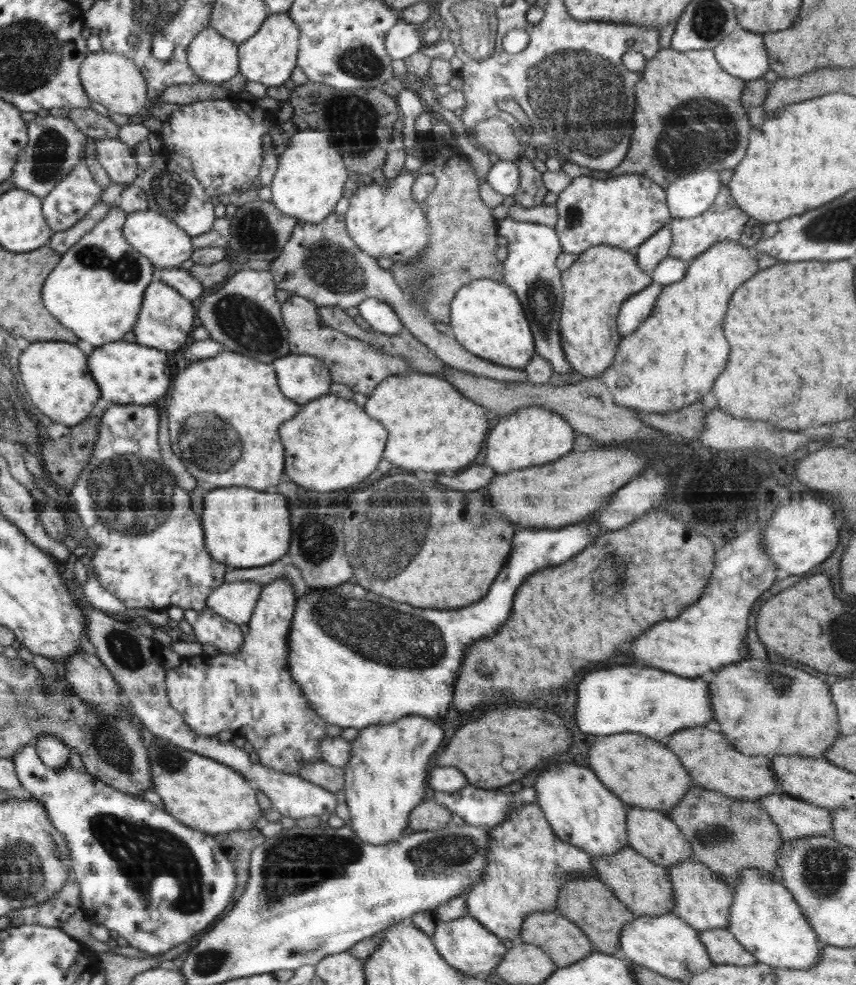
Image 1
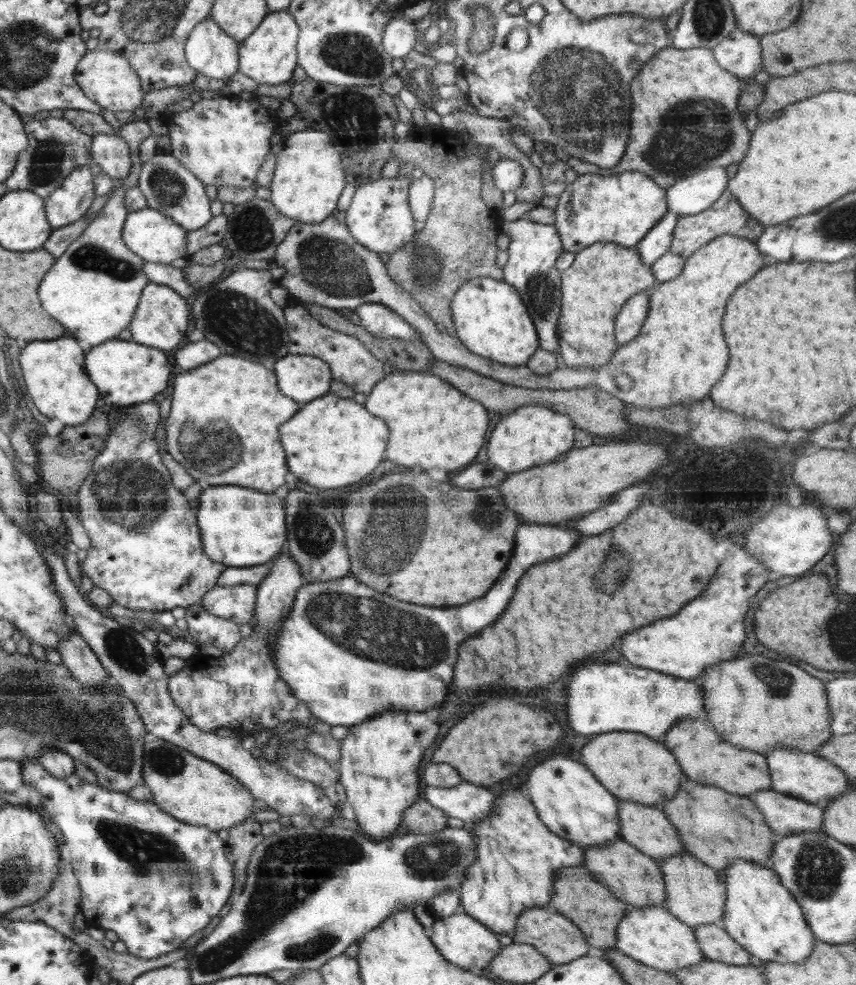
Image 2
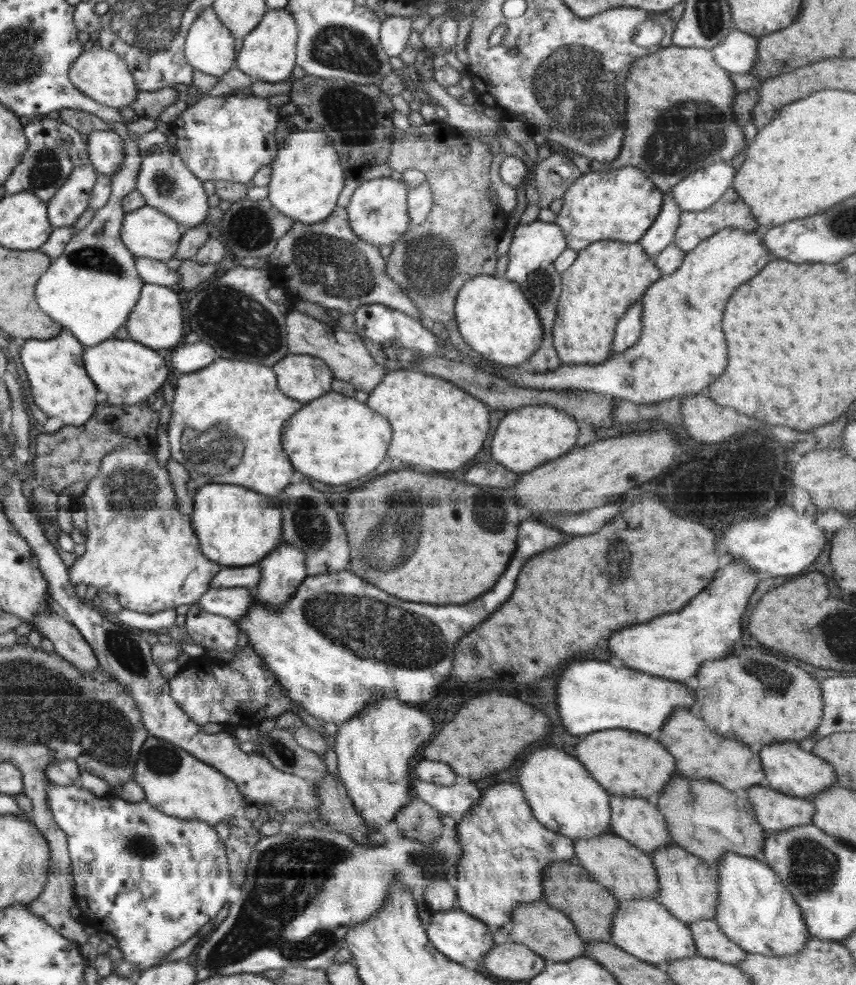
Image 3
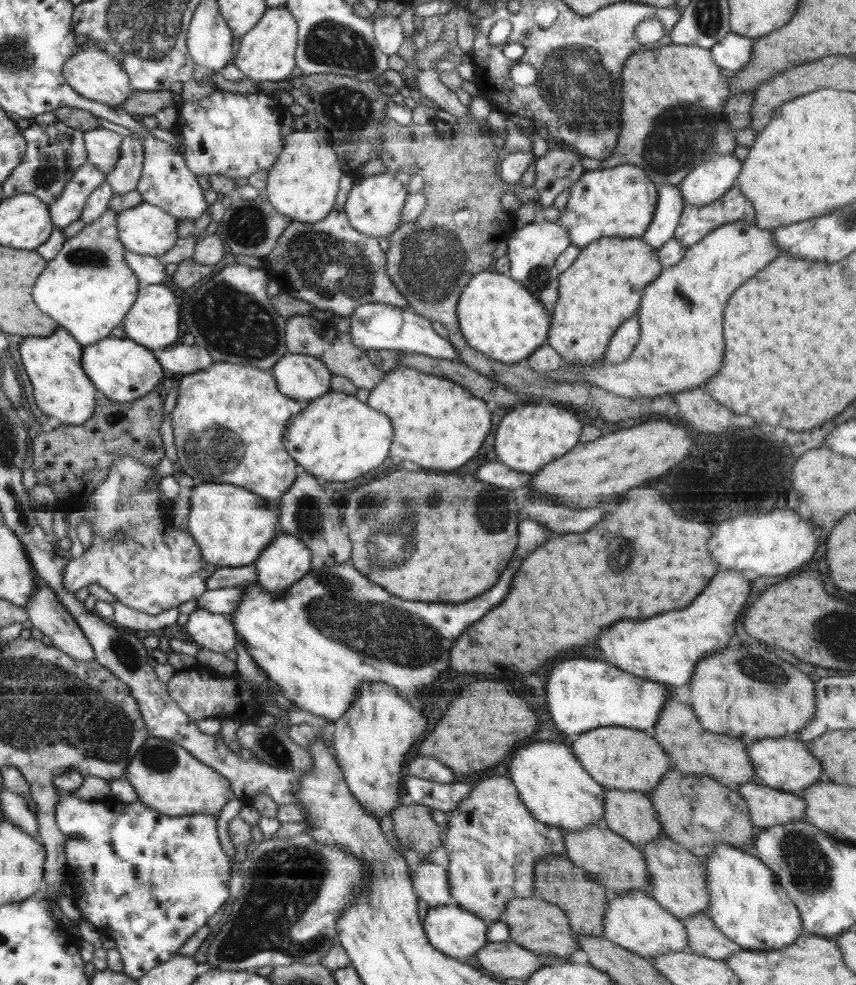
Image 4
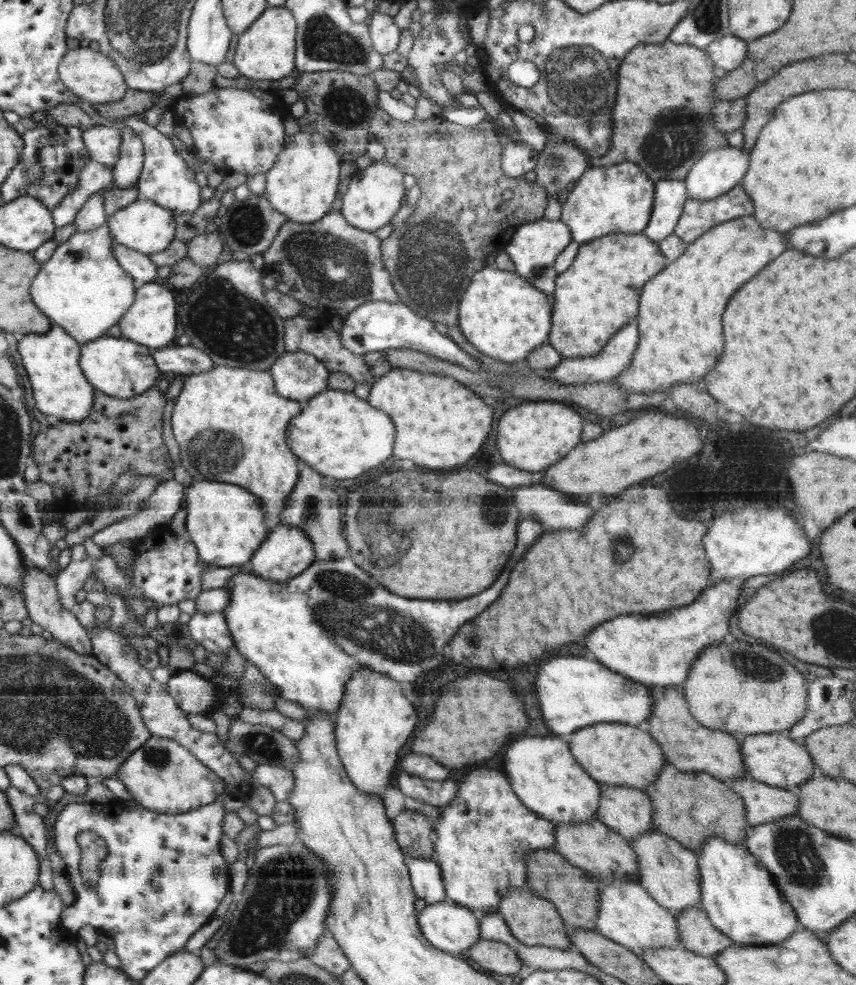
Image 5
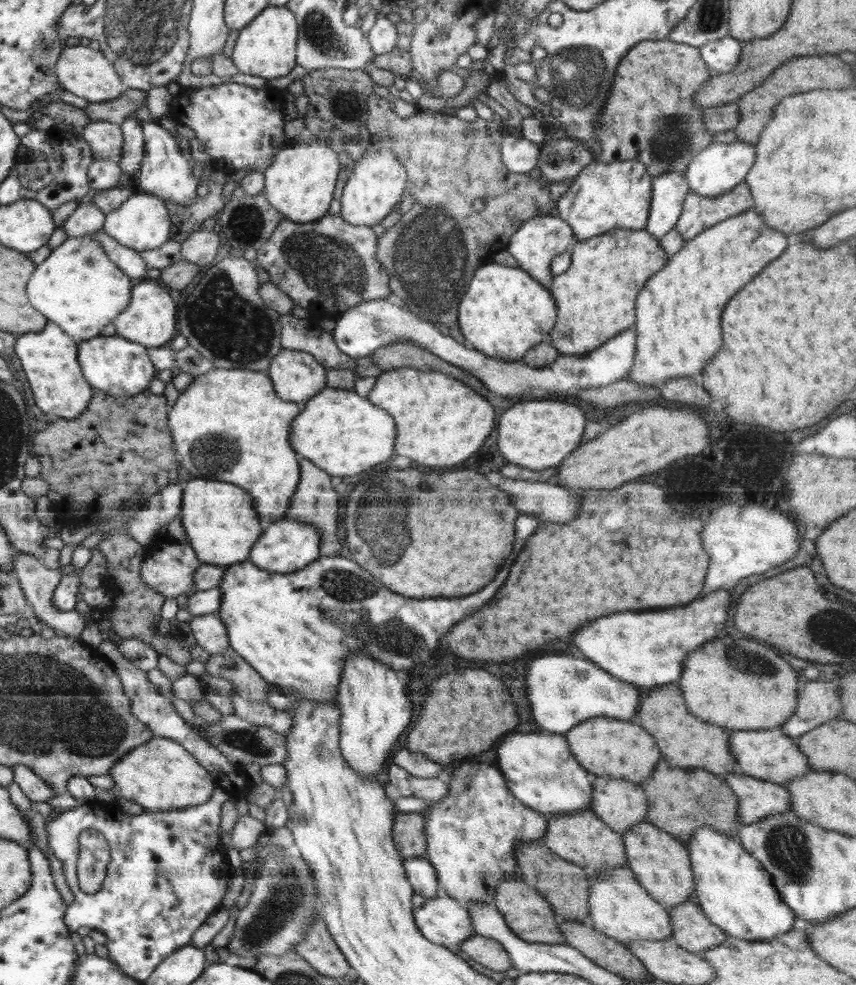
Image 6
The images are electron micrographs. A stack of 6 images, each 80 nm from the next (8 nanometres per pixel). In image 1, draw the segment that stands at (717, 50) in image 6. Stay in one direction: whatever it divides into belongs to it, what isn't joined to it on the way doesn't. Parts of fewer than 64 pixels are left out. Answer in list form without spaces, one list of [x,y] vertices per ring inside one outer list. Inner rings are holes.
[[[736,28],[713,49],[718,65],[742,80],[763,78],[770,71],[764,41],[760,33]]]

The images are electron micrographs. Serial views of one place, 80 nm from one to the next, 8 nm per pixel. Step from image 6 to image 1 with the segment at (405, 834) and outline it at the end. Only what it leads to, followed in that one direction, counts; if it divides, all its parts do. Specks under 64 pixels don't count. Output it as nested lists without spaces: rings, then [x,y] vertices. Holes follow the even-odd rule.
[[[422,801],[409,816],[408,829],[413,832],[433,831],[446,826],[452,814],[436,801]]]

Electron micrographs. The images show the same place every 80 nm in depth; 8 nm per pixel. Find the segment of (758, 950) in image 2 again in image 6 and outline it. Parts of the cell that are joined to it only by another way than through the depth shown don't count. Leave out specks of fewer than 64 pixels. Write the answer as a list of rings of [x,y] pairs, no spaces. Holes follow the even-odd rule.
[[[711,826],[697,828],[685,844],[689,852],[694,875],[695,900],[714,926],[720,927],[727,935],[742,940],[769,940],[779,934],[790,932],[798,926],[795,912],[783,901],[782,895],[773,883],[772,875],[741,845],[735,835],[724,834]]]

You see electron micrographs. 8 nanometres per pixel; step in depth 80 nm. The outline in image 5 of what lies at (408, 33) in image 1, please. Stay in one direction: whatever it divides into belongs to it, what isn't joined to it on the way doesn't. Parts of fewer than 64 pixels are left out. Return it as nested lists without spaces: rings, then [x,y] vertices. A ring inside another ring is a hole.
[[[376,11],[370,14],[367,23],[372,46],[378,54],[384,56],[397,50],[401,28],[394,23],[393,17]]]

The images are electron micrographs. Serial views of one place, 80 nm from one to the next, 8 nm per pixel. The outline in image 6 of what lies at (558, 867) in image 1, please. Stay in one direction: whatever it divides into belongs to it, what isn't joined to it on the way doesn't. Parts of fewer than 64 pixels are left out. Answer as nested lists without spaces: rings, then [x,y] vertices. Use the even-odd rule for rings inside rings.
[[[463,760],[462,763],[458,763],[452,772],[452,775],[445,776],[448,780],[449,791],[446,797],[441,802],[430,802],[430,809],[423,814],[425,818],[425,835],[427,836],[427,858],[432,866],[435,868],[437,879],[440,884],[446,888],[446,894],[458,901],[462,907],[468,908],[471,906],[471,902],[494,902],[496,887],[505,880],[512,880],[515,877],[519,877],[518,866],[516,857],[513,855],[514,847],[517,843],[523,842],[544,842],[545,834],[547,831],[548,816],[543,815],[541,812],[534,810],[522,804],[514,796],[513,792],[508,788],[506,784],[505,776],[500,772],[497,766],[489,763],[468,763]]]

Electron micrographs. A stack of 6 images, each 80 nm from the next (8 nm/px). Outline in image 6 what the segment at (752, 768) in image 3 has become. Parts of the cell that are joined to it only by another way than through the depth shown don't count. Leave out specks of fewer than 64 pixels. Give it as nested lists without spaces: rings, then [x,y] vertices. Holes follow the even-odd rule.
[[[678,682],[656,684],[654,687],[640,687],[641,703],[637,713],[631,718],[634,724],[644,724],[673,767],[682,769],[703,768],[719,778],[737,772],[735,756],[731,753],[729,734],[723,727],[710,724],[689,713]]]

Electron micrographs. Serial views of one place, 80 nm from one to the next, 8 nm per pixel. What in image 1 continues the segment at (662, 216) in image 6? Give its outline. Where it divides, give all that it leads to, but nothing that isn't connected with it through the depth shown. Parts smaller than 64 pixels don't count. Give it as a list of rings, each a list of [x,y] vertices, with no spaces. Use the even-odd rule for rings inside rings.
[[[674,218],[666,223],[656,232],[648,237],[636,250],[635,257],[637,265],[646,273],[651,273],[667,256],[672,242],[671,226]]]

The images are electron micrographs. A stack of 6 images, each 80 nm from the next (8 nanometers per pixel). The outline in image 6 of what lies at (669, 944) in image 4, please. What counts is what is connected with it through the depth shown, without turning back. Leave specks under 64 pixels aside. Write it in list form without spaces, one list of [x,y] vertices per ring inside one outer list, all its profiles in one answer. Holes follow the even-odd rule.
[[[627,866],[601,870],[588,878],[591,886],[589,894],[589,923],[602,934],[615,938],[624,945],[637,940],[671,940],[672,927],[670,908],[654,900],[648,891],[635,879],[634,871]]]

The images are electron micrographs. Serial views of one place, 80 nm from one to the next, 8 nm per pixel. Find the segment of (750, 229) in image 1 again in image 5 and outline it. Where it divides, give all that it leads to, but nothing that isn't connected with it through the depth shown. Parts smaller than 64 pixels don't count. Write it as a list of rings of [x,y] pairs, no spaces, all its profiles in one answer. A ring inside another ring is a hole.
[[[738,184],[714,200],[687,198],[673,233],[685,243],[694,242],[712,227],[753,215],[754,211],[751,198]]]

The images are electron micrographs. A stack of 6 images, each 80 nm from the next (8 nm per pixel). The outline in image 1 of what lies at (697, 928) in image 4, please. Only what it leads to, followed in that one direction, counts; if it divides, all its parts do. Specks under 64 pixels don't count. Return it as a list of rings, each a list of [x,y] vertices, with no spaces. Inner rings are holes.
[[[727,928],[702,930],[699,939],[706,947],[713,964],[750,966],[757,962],[754,955],[750,954]]]

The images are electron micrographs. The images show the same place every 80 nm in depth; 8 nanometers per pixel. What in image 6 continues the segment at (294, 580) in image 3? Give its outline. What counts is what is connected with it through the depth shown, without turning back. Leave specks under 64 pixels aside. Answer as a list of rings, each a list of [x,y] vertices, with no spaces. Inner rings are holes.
[[[282,518],[271,524],[264,526],[264,532],[260,539],[250,551],[249,560],[254,567],[276,572],[278,574],[288,574],[302,570],[308,564],[320,557],[320,531],[312,526],[310,522],[300,522]]]

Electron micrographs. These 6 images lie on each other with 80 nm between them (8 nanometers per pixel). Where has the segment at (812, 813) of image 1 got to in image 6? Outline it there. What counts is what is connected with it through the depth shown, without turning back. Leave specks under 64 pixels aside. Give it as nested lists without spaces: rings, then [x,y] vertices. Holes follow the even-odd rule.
[[[728,774],[724,781],[738,798],[740,824],[754,824],[771,814],[790,810],[790,793],[780,784],[760,780],[746,774]]]

